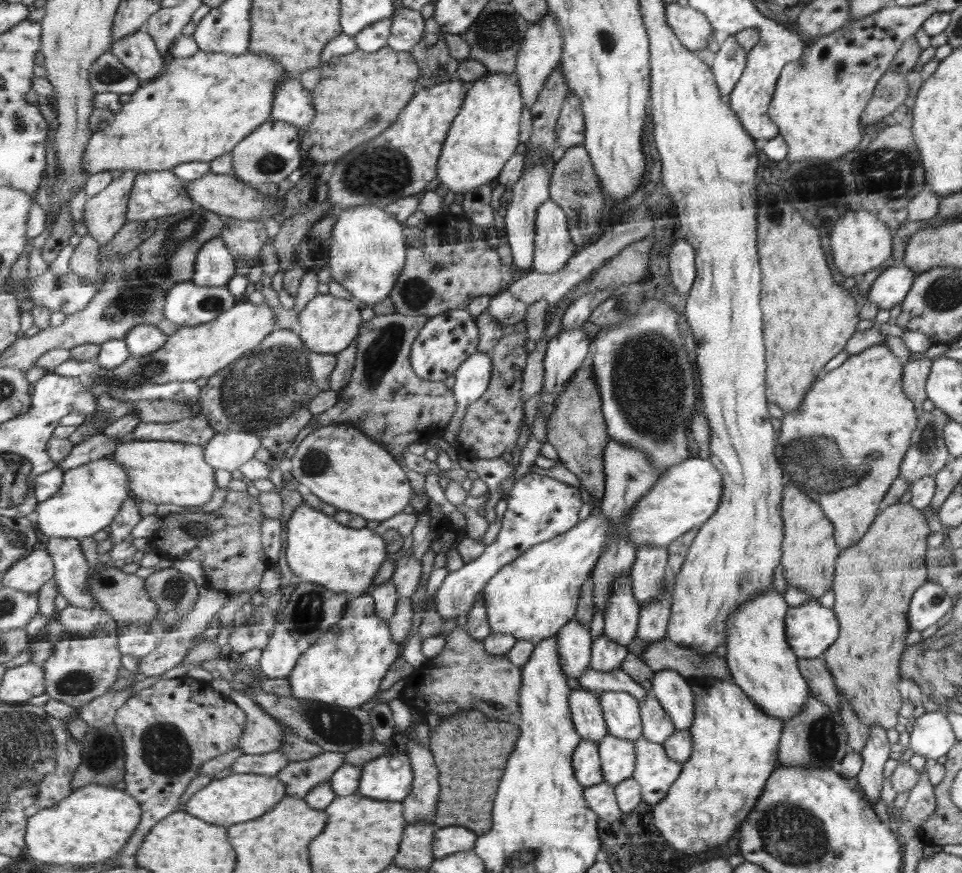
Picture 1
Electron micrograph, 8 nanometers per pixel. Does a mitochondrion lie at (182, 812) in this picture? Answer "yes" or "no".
no

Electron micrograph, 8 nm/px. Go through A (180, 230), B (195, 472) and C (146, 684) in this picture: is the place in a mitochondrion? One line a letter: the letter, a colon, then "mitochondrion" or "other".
A: mitochondrion
B: other
C: other

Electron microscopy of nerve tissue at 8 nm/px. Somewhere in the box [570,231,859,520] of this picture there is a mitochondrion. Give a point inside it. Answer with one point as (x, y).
(651, 389)

